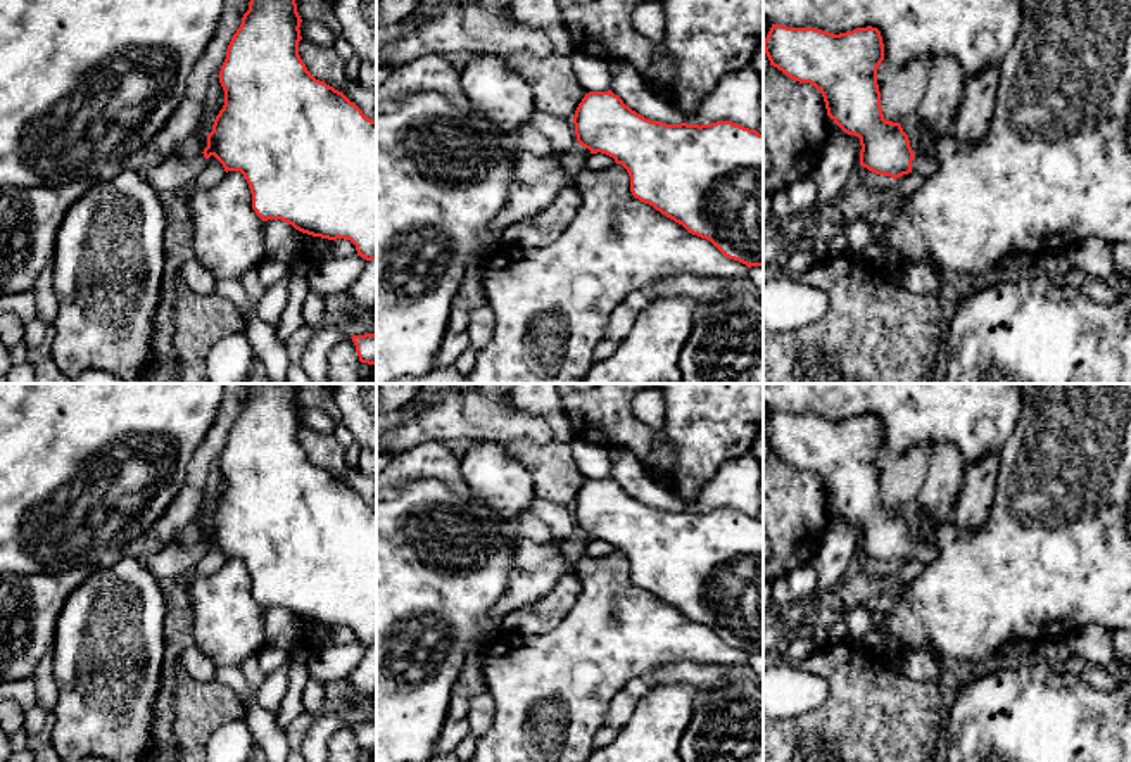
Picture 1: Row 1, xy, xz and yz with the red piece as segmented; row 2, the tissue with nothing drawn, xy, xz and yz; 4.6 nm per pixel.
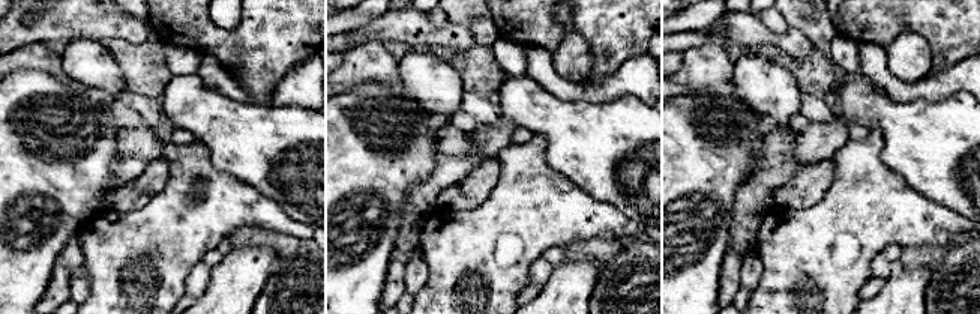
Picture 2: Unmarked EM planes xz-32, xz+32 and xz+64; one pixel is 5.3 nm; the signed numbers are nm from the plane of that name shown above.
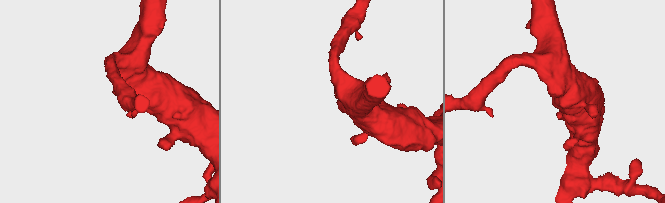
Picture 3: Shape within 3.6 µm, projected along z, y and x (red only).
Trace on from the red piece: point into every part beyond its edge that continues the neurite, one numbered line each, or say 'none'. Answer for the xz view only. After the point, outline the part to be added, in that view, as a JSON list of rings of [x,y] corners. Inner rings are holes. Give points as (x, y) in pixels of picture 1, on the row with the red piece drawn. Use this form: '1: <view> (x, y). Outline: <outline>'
1: xz (574, 163). Outline: [[[575,147],[572,152],[556,152],[556,156],[565,175],[575,180],[585,169],[591,150],[585,147]]]

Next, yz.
1: yz (922, 165). Outline: [[[924,152],[917,154],[912,161],[912,171],[920,175],[922,178],[931,178],[936,175],[939,162],[936,157],[929,157]]]

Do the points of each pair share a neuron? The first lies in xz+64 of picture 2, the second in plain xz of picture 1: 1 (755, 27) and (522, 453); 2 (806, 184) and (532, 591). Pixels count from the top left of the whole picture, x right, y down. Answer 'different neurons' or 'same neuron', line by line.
1: different neurons
2: different neurons

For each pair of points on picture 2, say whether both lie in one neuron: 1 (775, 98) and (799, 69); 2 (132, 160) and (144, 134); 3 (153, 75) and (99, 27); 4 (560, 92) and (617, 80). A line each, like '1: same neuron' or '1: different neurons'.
1: different neurons
2: same neuron
3: different neurons
4: same neuron

